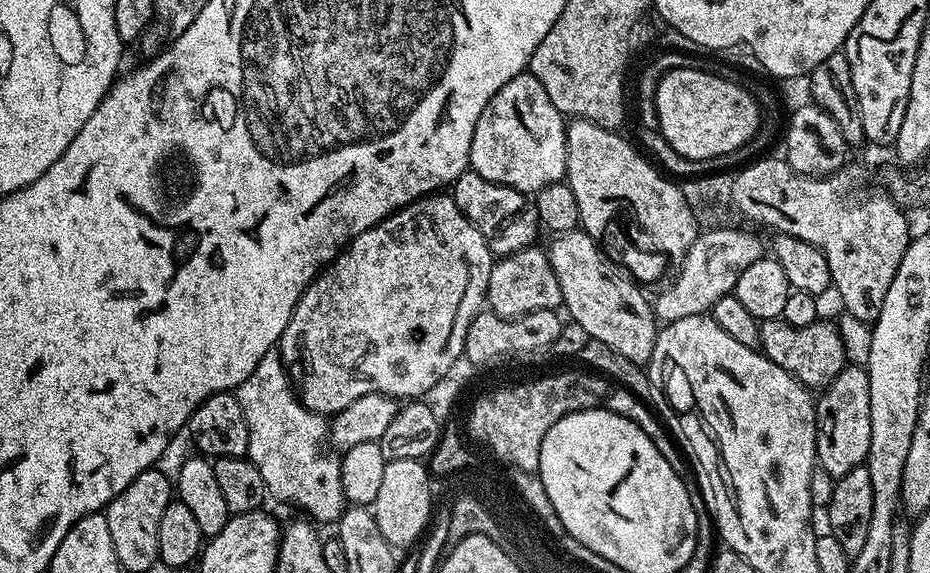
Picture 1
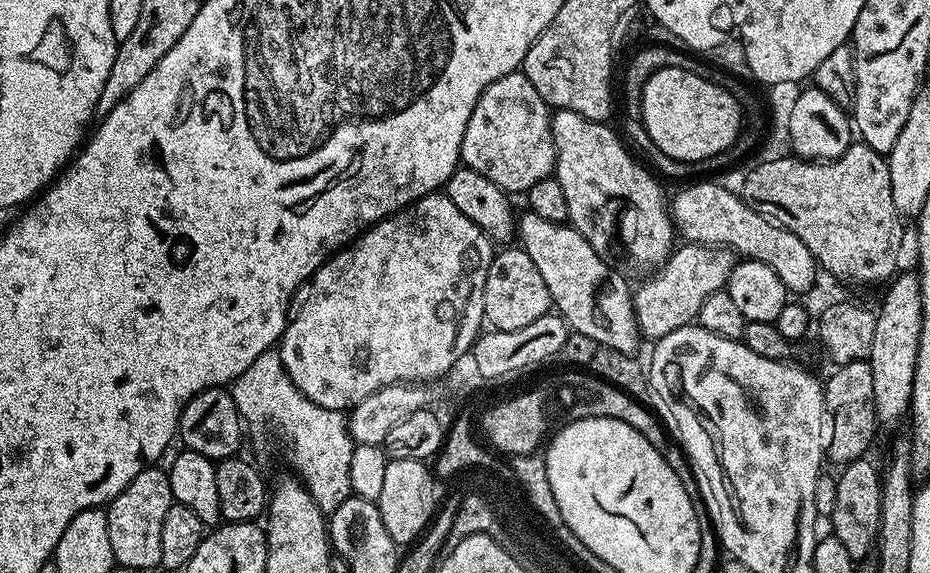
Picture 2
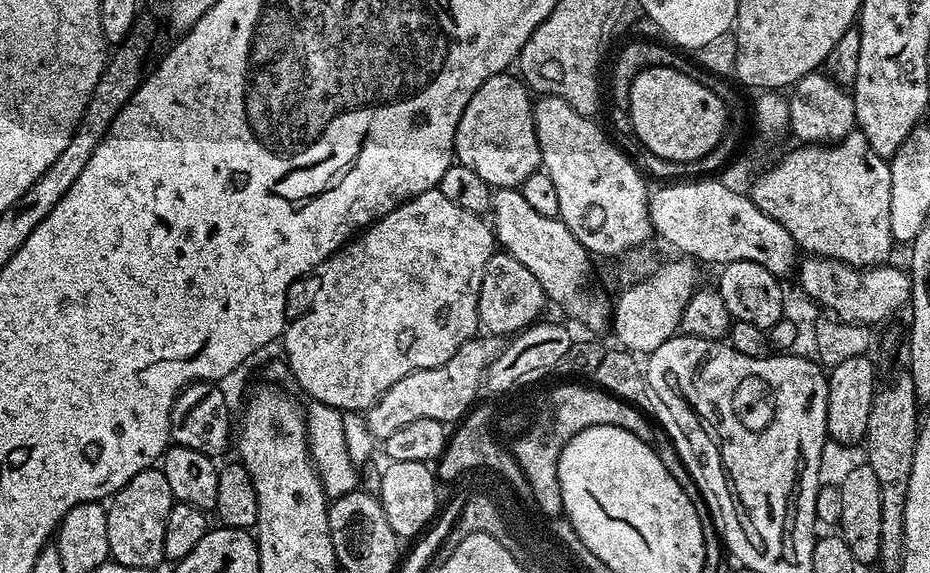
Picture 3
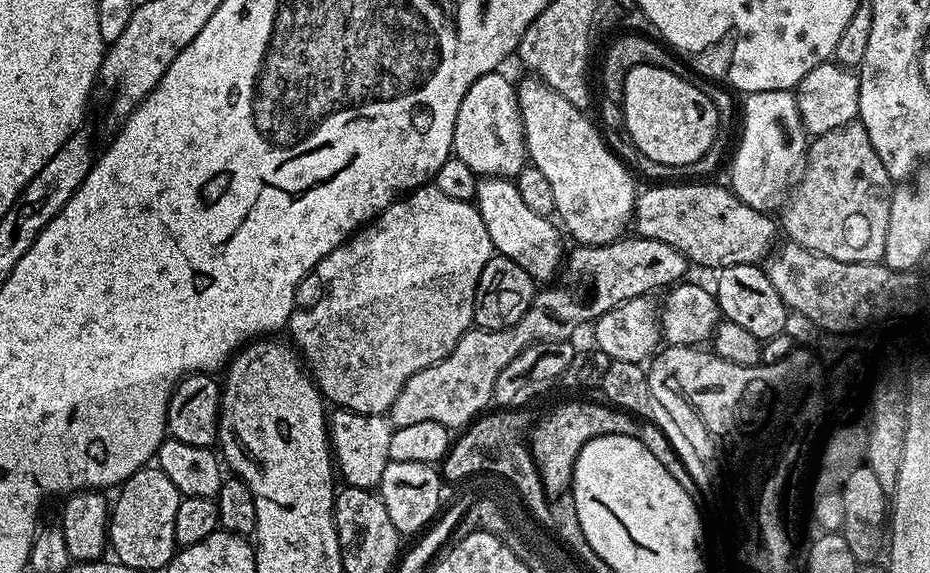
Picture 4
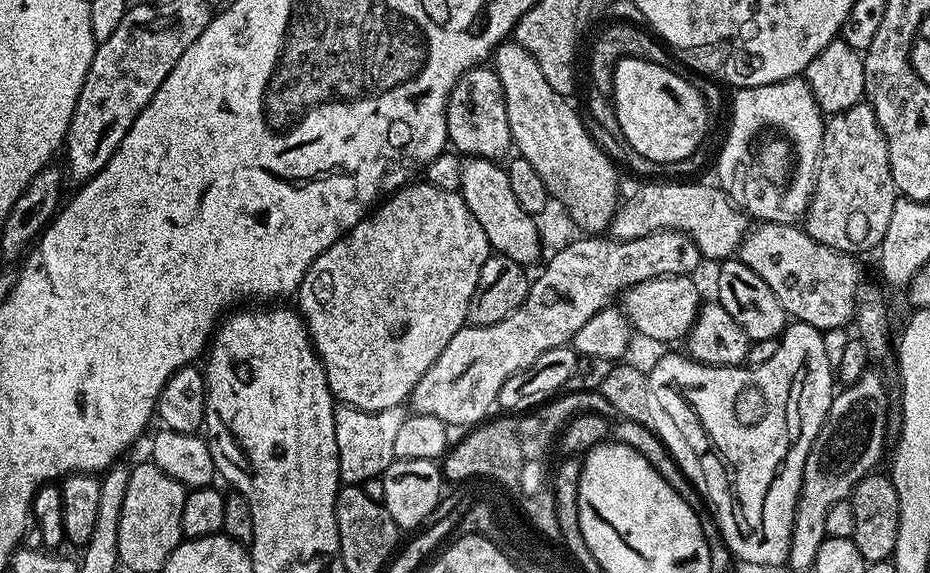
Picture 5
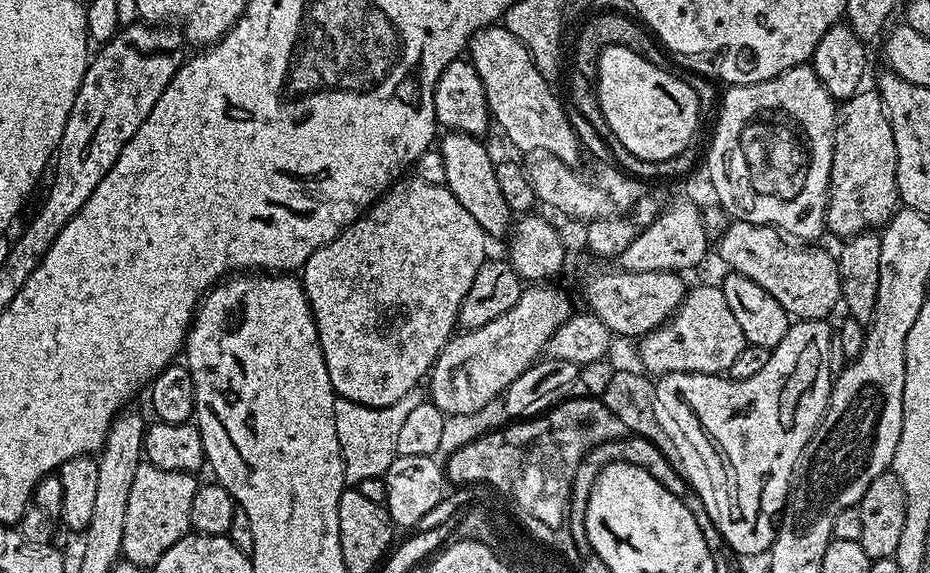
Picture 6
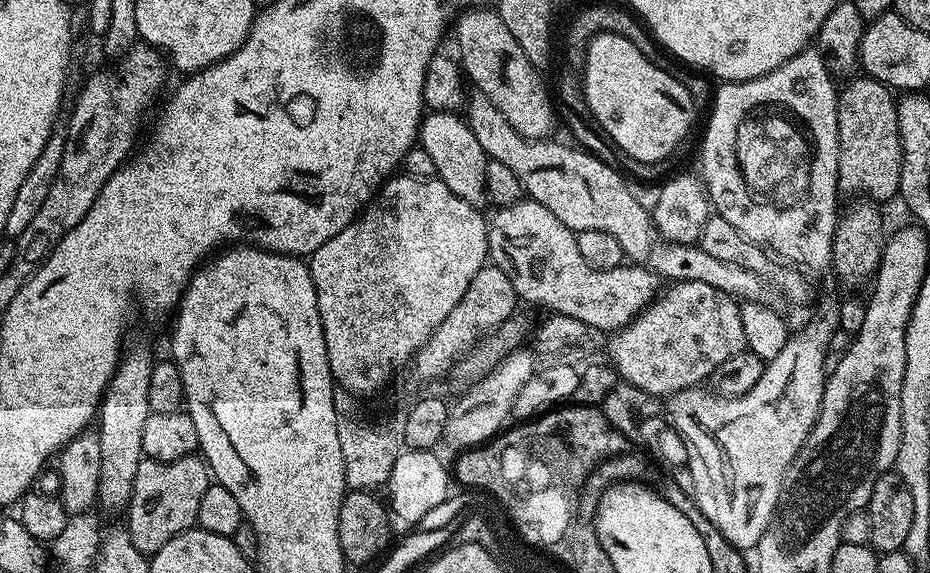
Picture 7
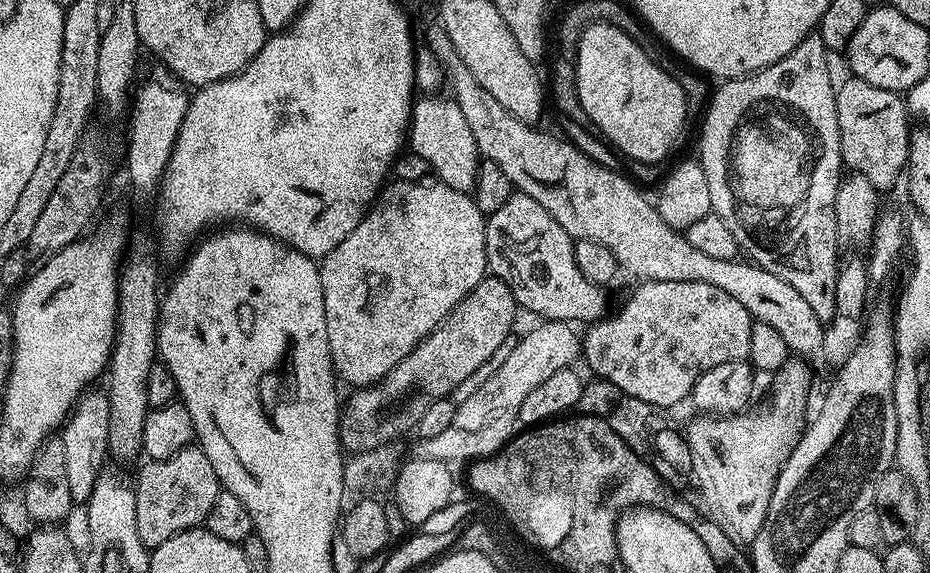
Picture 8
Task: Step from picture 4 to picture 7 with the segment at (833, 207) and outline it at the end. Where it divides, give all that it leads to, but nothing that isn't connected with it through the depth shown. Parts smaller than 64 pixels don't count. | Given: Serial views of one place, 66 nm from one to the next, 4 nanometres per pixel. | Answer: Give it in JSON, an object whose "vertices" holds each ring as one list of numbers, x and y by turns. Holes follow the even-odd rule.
{"vertices":[[863,78,852,80,839,89,836,98,838,138,838,188,841,193,853,192,856,198,867,198,872,202,888,200,900,191,902,158,900,127,896,113,897,97,893,89,880,80]]}

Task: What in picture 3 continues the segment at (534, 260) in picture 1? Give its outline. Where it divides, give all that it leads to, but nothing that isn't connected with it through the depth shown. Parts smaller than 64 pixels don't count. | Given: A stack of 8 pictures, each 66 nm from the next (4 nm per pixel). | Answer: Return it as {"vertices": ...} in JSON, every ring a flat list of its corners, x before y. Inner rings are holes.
{"vertices":[[503,250,493,251,490,262,486,262,484,267,478,294,480,328,493,336,511,337,533,323,544,304,546,305,546,297,542,286,538,286,538,278,534,278,534,274,530,274,530,270,526,270,526,266,518,262,518,258,509,256]]}

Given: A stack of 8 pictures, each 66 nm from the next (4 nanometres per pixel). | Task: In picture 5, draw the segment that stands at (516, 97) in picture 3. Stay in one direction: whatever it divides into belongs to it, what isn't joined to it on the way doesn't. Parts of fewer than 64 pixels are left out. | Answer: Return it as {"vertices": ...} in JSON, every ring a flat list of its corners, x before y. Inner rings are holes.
{"vertices":[[477,66,460,75,448,96,446,126,449,145,468,158,482,156,485,160,496,160,507,148,513,147,502,82,496,71,488,66]]}

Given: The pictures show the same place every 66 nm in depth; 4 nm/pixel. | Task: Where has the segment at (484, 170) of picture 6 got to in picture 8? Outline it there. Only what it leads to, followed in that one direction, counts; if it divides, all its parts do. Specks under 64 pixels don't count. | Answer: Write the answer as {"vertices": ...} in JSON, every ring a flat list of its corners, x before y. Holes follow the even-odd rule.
{"vertices":[[424,94,421,97,412,106,407,134,411,151,426,158,435,179,459,192,471,193,476,186,476,172,482,157,474,142,474,134,470,134,470,125,466,123,466,118,462,118,462,110,458,110,455,100,443,100,440,94]]}

